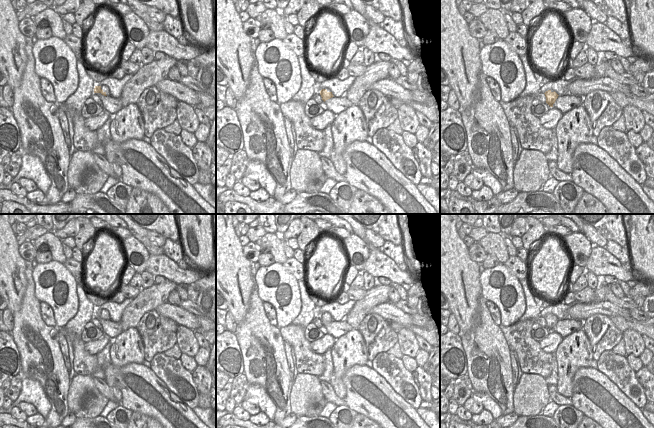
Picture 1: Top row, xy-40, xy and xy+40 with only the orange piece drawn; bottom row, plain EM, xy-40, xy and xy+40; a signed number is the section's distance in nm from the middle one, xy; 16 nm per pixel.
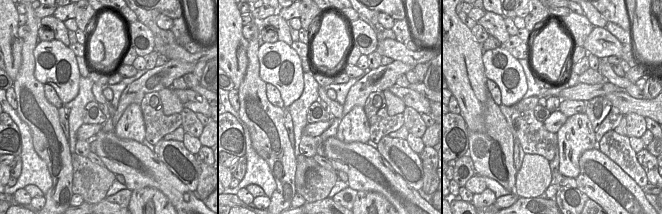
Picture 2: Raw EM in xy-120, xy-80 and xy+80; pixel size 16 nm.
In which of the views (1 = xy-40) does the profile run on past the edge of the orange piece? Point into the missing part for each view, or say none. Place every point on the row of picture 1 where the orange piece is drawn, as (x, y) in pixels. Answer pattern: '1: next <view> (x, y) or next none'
1: next xy-40 (105, 89)

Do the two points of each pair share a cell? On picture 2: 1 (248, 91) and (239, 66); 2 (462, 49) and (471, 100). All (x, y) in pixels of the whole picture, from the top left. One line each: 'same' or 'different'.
1: different
2: same

